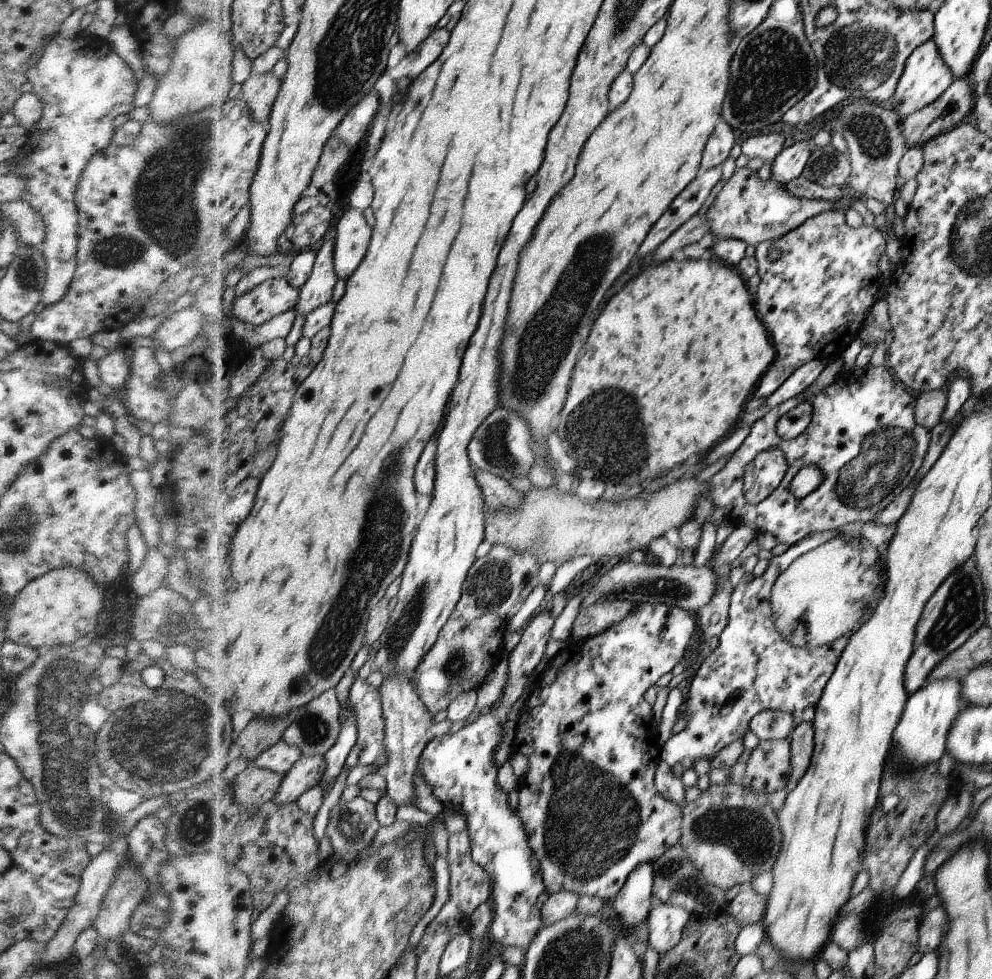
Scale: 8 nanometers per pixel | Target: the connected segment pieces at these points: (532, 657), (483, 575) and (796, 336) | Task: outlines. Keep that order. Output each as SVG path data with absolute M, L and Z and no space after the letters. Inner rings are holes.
M548 609L541 610L538 614L535 614L531 621L526 625L526 628L523 628L521 633L520 642L518 642L517 646L510 652L509 661L508 661L508 678L506 680L506 684L504 684L503 695L502 697L496 701L496 703L491 707L490 712L487 714L481 715L471 722L469 725L464 725L460 730L453 735L444 735L442 737L435 738L426 748L424 754L422 755L422 760L420 761L419 770L425 776L427 783L431 784L431 787L435 790L435 795L445 804L446 808L449 810L453 810L454 812L462 812L465 816L465 821L467 824L467 831L471 837L471 855L472 858L475 859L476 863L479 863L480 866L484 867L484 870L487 871L489 875L491 875L492 880L494 880L495 890L492 893L492 906L493 906L493 919L491 922L491 928L486 936L485 946L490 948L490 952L494 954L494 960L499 959L500 952L499 948L501 946L514 945L514 946L528 946L532 939L536 936L537 932L543 927L543 917L542 917L542 908L544 901L547 901L550 898L550 894L547 892L546 883L543 881L543 873L542 873L542 864L539 862L539 859L534 858L534 851L531 849L530 845L530 837L525 830L525 826L523 825L523 819L519 817L519 815L510 809L508 805L508 793L501 789L499 786L499 782L497 781L499 766L497 765L495 754L499 750L501 743L503 742L503 737L505 736L505 723L509 718L509 713L515 706L515 702L519 700L520 697L523 696L525 689L528 686L528 676L531 676L532 673L535 672L535 668L537 664L540 662L541 658L544 656L544 650L546 650L546 644L548 644L548 640L551 639L551 630L553 629L555 620L550 617L550 612Z
M494 545L484 557L476 559L468 570L463 584L463 596L453 614L456 618L472 622L488 613L498 615L504 622L510 620L522 608L536 586L540 563L537 558L521 555L509 546Z
M826 211L817 214L786 236L756 246L757 273L761 278L756 292L756 306L760 306L760 318L765 325L768 324L768 330L772 330L772 342L776 342L777 356L776 362L772 362L773 369L792 367L796 370L818 358L840 358L850 340L858 338L876 298L882 296L878 260L884 254L886 240L874 226L863 224L850 228L844 222L844 213ZM772 250L778 250L776 260L768 257Z

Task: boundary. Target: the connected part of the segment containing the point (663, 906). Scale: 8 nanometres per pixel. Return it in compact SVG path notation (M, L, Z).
M654 902L647 921L648 945L659 956L669 953L682 938L682 933L690 920L690 913L679 905Z

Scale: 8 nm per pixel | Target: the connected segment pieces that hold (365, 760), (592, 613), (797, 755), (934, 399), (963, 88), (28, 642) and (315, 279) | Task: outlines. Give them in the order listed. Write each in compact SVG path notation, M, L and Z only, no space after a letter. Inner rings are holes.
M359 677L351 687L349 698L359 722L359 739L347 760L346 768L358 764L376 764L379 769L388 762L386 718L381 688Z
M604 599L582 607L575 618L572 635L577 640L595 637L603 633L608 627L616 625L631 613L634 604L620 599Z
M802 721L792 732L791 740L791 773L786 790L789 793L796 788L798 781L804 776L810 766L811 756L813 753L813 723Z
M947 389L924 391L916 395L915 421L927 427L929 431L941 422L941 416L947 406Z
M966 78L952 83L952 90L921 111L904 119L905 142L908 148L924 146L930 139L944 134L960 123L973 110L975 94Z
M74 567L51 570L43 577L35 578L17 594L10 608L4 629L5 642L43 651L93 635L98 624L96 618L103 607L103 590L84 571Z
M330 240L319 249L319 257L310 280L301 288L296 310L308 316L316 309L333 301L340 277L335 265L336 241Z

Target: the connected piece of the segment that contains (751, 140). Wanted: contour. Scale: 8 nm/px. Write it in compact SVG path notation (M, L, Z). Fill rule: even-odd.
M765 132L764 134L751 135L741 145L741 153L752 158L762 158L764 162L771 163L783 150L787 134Z

